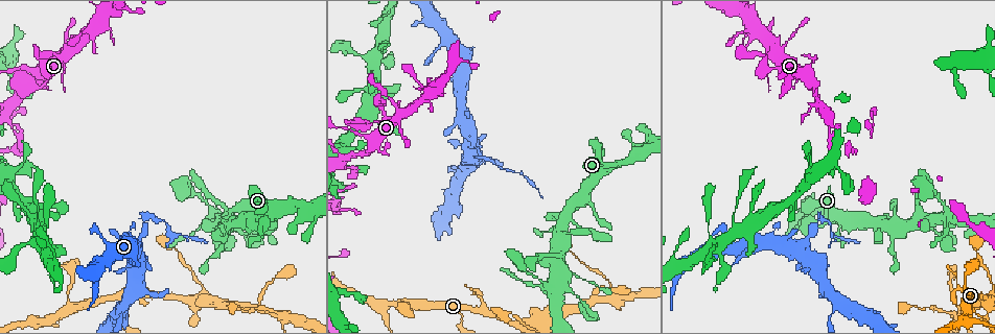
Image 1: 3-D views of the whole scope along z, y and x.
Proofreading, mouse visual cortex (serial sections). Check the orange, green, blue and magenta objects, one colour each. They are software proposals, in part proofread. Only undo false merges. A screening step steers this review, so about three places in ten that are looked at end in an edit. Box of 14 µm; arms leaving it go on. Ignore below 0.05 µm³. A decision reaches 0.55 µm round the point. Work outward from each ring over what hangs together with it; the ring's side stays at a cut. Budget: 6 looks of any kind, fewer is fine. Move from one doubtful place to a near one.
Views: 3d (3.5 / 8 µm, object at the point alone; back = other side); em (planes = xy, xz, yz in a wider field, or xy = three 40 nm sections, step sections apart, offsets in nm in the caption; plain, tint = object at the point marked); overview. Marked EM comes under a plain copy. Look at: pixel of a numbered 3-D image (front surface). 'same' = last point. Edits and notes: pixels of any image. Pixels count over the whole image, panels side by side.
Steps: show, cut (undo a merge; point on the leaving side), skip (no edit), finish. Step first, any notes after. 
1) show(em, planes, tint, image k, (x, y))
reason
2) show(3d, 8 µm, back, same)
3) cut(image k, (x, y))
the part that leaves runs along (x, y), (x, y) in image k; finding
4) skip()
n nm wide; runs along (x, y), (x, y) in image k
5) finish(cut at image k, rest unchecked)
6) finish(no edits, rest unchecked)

show(3d, 3.5 µm, image 1, (242, 231))
sudden change in width

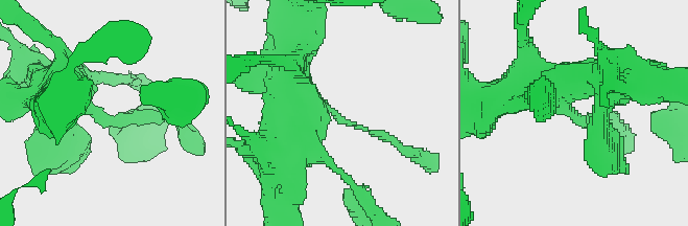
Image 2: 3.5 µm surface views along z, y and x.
show(em, xy, step 3, tint, image 2, (341, 121))

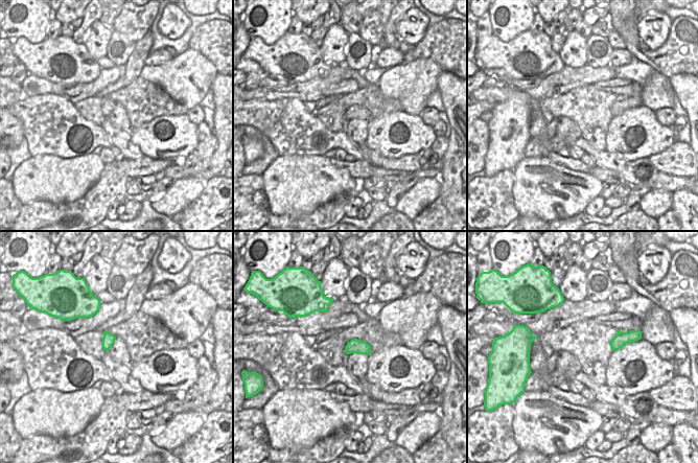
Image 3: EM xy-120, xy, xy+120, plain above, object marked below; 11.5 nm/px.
show(em, planes, tint, same)
another direction

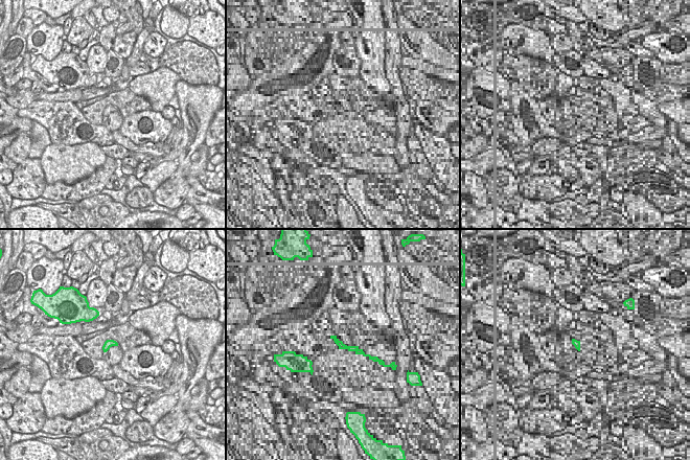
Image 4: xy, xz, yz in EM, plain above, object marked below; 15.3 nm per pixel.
skip()
runs along (294, 93), (403, 150) in image 2; continuous, no second cell

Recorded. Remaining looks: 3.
show(3d, 3.5 µm, image 1, (604, 278))
thin neck

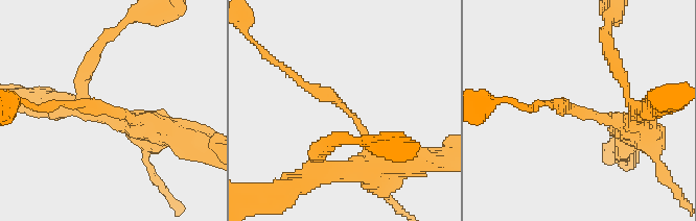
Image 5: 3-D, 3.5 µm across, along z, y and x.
show(em, xy, step 2, tint, image 5, (345, 110))
arms of 150, 200 nm; now the EM

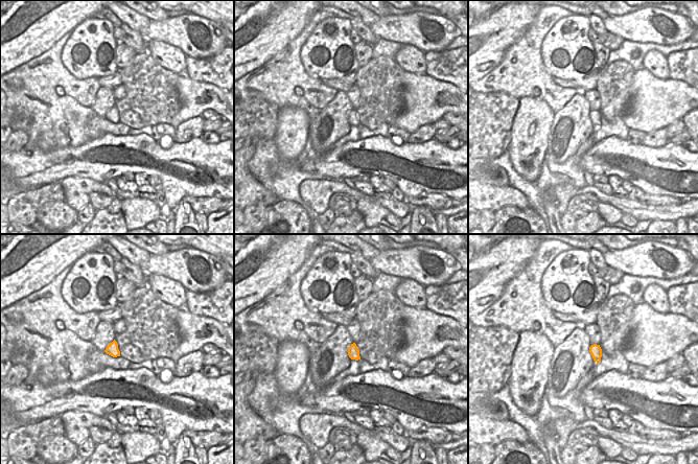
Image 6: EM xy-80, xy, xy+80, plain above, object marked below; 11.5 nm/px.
skip()
runs along (375, 165), (358, 122), (288, 71) in image 5; continuous, no second cell

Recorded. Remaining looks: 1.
finish(no edits, rest unchecked)

